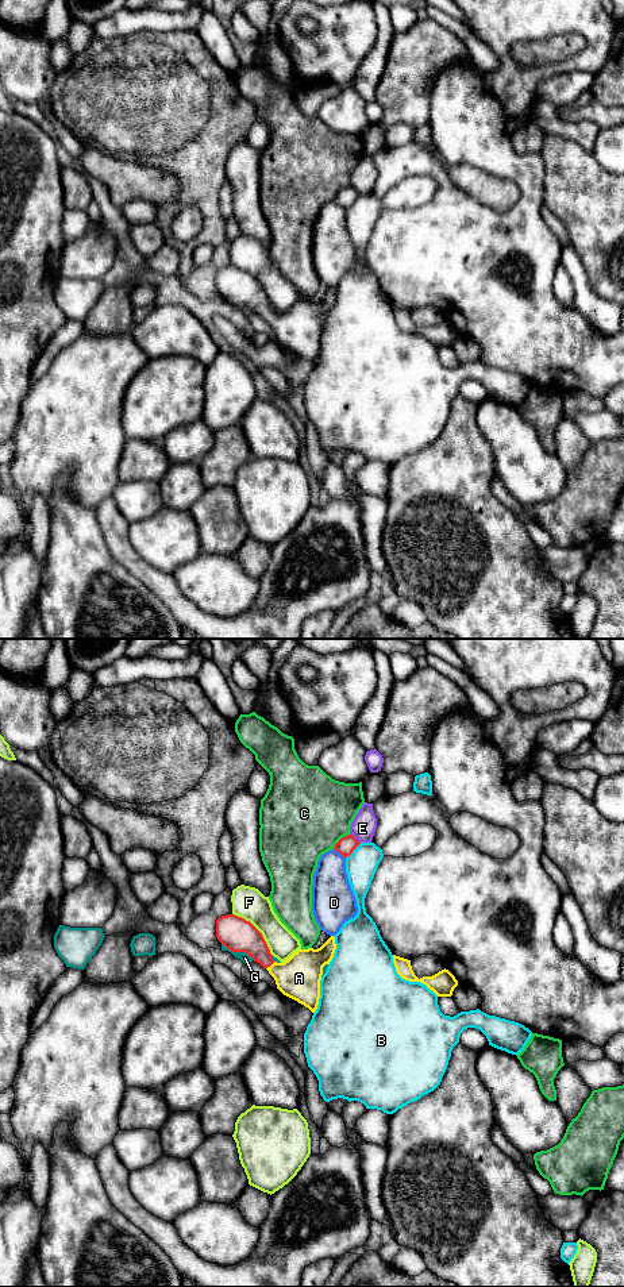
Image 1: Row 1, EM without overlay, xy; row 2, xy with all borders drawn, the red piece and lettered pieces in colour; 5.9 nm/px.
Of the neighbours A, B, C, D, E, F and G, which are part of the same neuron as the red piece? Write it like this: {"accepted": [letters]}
{"accepted": ["A"]}

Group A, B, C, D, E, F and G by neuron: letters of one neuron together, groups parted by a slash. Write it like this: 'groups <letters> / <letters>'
groups A / B / C / D / E / F / G

